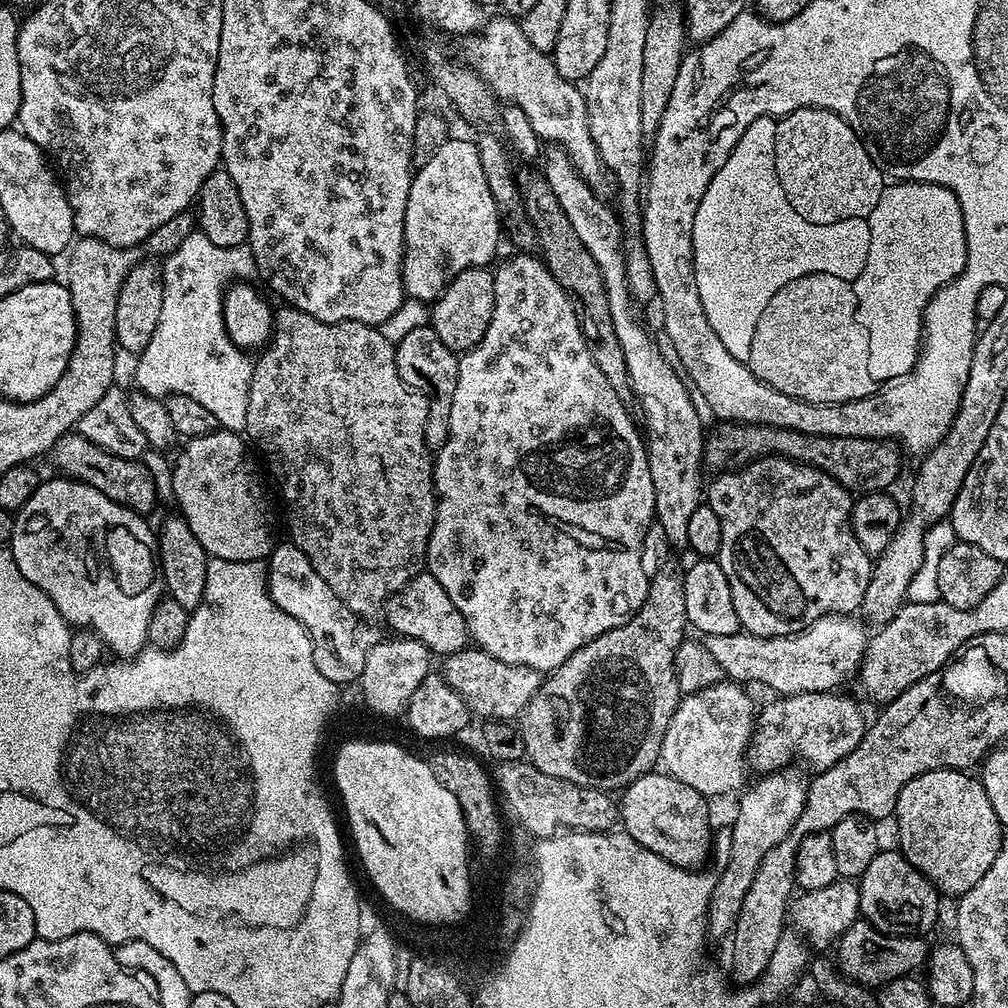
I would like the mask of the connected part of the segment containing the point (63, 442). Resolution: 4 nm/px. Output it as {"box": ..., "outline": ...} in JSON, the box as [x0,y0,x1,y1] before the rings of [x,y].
{"box":[50,434,158,517],"outline":[[[79,434],[62,437],[52,449],[50,460],[64,471],[61,473],[65,477],[78,480],[81,484],[89,484],[94,490],[106,494],[106,498],[118,502],[124,508],[138,513],[139,516],[147,517],[148,512],[156,508],[156,495],[158,495],[156,480],[140,460],[118,458],[102,450],[102,446],[94,446],[94,442]]]}

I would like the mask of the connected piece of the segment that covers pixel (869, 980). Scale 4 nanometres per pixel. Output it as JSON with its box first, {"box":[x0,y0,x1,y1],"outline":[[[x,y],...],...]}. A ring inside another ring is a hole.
{"box":[838,918,930,990],"outline":[[[863,918],[852,923],[838,941],[838,967],[843,976],[873,990],[880,990],[894,979],[912,976],[915,968],[923,969],[929,959],[930,944],[924,936],[895,936],[875,928]]]}

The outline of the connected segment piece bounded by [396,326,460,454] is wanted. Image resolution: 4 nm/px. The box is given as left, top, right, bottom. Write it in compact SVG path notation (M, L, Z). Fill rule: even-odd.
M431 326L418 330L410 330L402 342L396 344L396 365L402 382L410 382L410 387L418 390L418 384L424 388L434 388L436 402L428 402L428 417L426 418L426 446L433 454L439 452L441 446L448 440L450 434L450 406L454 402L454 386L458 386L457 353L452 352L438 338L438 334Z

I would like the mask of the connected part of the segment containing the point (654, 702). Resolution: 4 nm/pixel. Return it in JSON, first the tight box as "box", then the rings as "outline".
{"box":[520,558,689,792],"outline":[[[674,558],[664,560],[658,573],[649,577],[647,596],[644,604],[636,612],[634,618],[614,630],[608,630],[605,634],[598,635],[582,646],[570,656],[552,673],[549,673],[540,683],[540,688],[535,692],[534,698],[527,704],[520,715],[520,736],[523,738],[525,757],[536,769],[541,770],[550,777],[562,778],[568,782],[574,782],[583,788],[598,789],[600,791],[616,792],[633,783],[645,773],[651,771],[659,761],[662,738],[665,737],[666,728],[670,724],[674,710],[680,704],[682,695],[676,678],[675,653],[678,646],[686,638],[689,623],[686,618],[686,600],[684,592],[684,575],[682,566],[674,561]]]}

